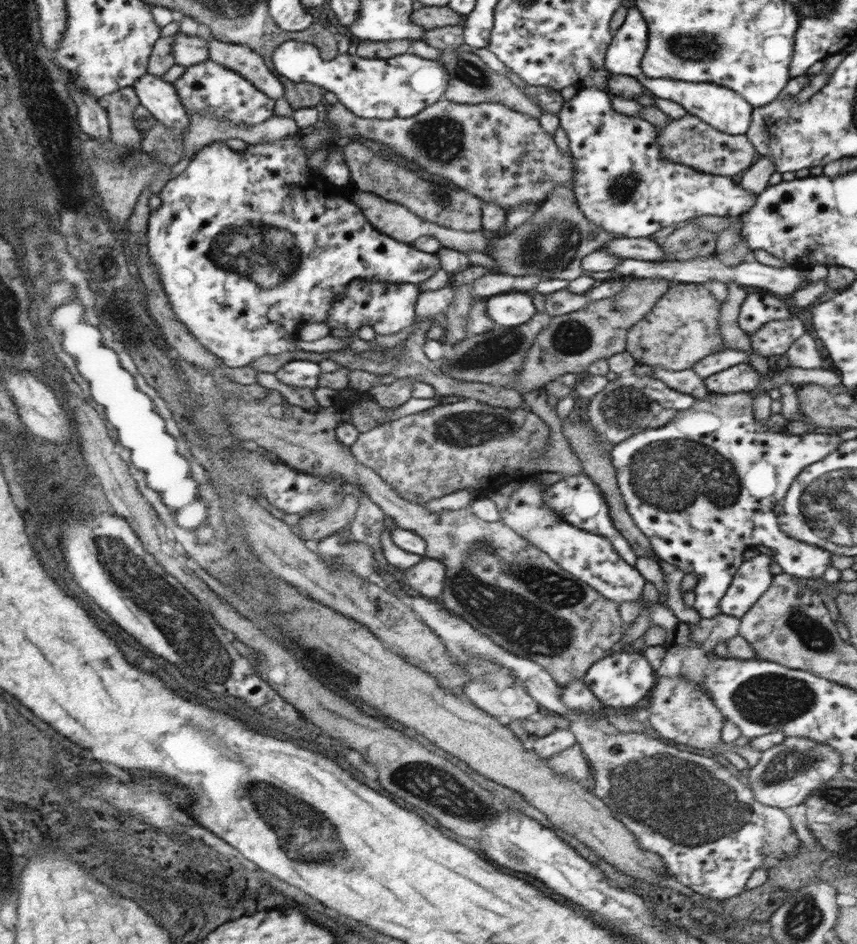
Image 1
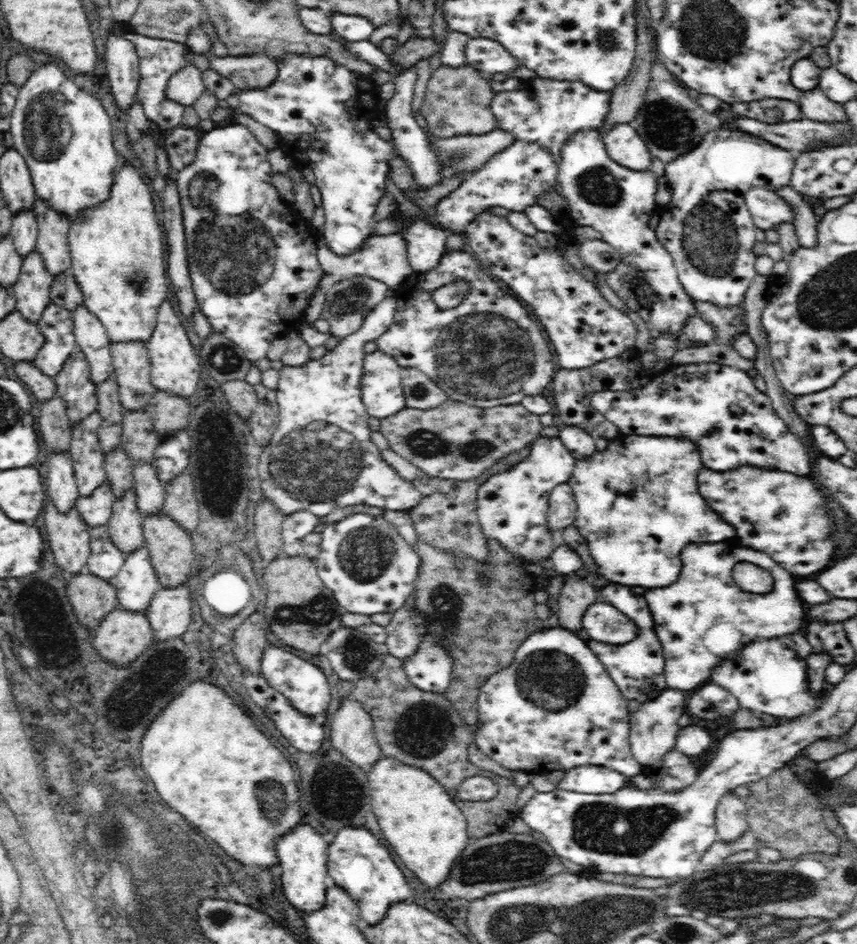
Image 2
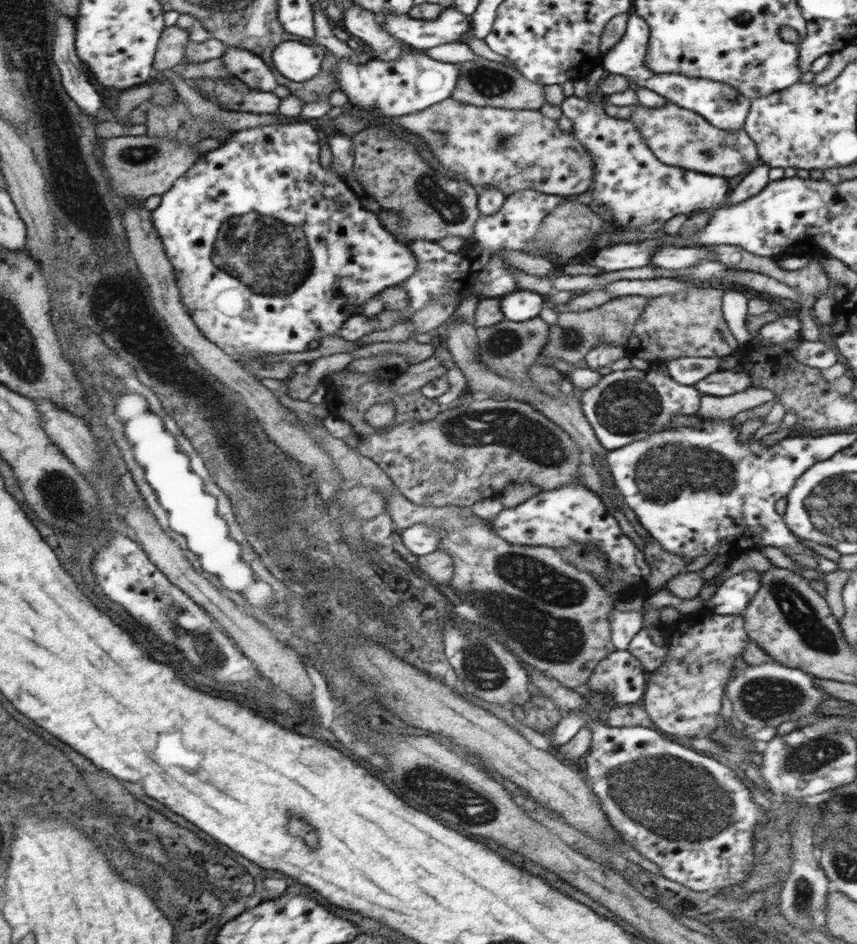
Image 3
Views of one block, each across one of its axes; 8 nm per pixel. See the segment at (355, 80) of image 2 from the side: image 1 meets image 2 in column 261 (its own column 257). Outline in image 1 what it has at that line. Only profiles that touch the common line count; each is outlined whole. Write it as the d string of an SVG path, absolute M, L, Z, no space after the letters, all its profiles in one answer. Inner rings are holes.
M212 59L204 60L200 64L186 67L186 72L176 82L176 93L180 97L180 104L184 110L204 111L208 115L214 115L218 119L226 119L236 124L246 122L258 124L272 117L275 110L275 101L263 90L258 89L242 74L234 69L224 68Z

